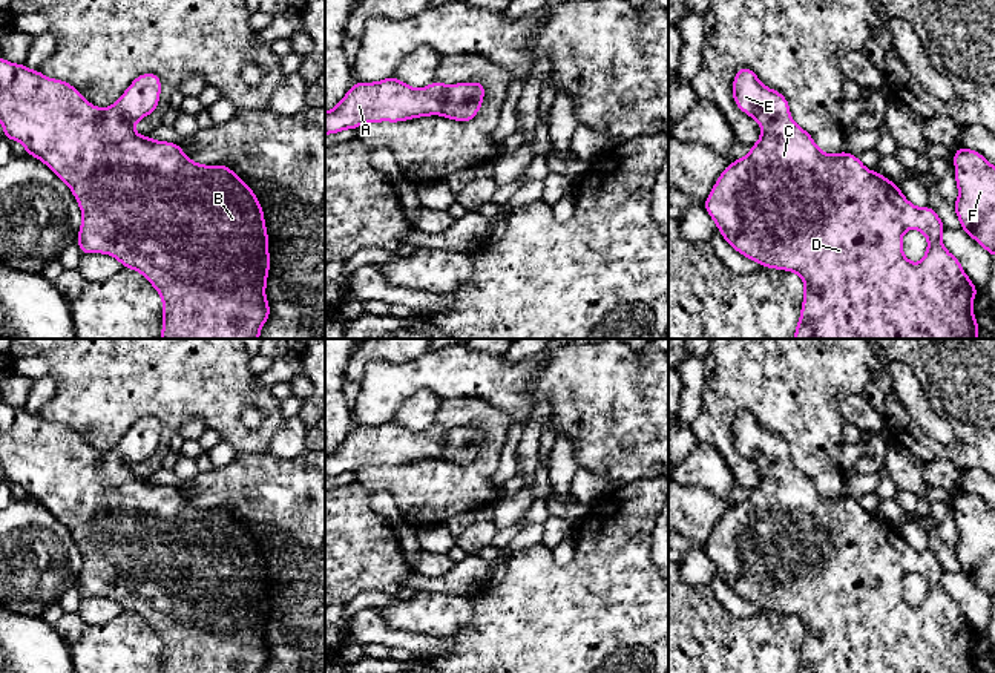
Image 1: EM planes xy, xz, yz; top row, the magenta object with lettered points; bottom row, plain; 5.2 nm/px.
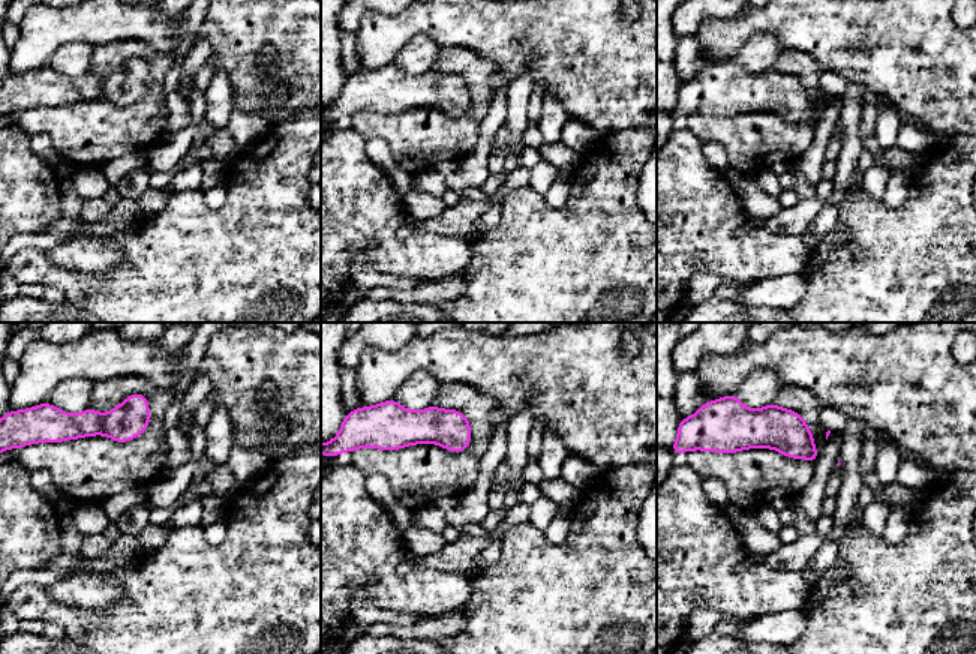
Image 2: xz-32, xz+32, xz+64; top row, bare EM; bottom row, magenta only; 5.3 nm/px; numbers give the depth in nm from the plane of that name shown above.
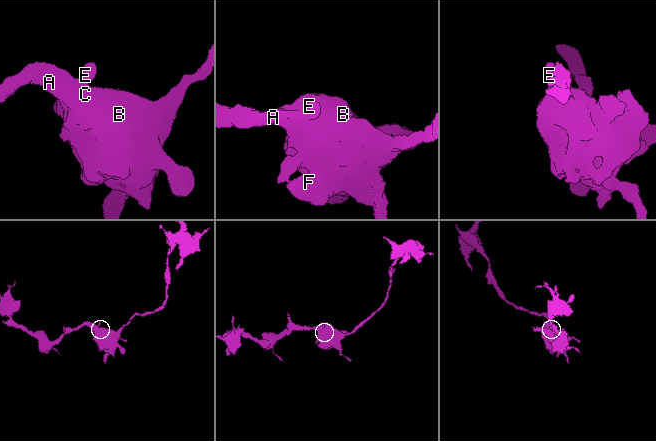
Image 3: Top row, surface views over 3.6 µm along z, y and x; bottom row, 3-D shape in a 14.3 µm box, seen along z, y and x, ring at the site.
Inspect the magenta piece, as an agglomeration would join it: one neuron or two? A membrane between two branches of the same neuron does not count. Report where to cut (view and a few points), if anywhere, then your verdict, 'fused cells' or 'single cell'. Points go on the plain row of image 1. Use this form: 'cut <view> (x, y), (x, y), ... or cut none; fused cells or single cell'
cut none; single cell

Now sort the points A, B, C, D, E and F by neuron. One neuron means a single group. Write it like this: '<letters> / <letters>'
A B C D E F

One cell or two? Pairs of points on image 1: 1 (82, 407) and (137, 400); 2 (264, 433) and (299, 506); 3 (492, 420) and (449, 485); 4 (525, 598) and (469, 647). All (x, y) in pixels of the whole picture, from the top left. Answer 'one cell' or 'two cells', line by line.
1: one cell
2: two cells
3: one cell
4: one cell

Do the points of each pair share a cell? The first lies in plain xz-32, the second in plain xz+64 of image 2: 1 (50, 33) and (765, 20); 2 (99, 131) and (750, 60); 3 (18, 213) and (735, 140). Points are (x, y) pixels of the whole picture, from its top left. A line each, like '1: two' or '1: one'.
1: one
2: two
3: two

